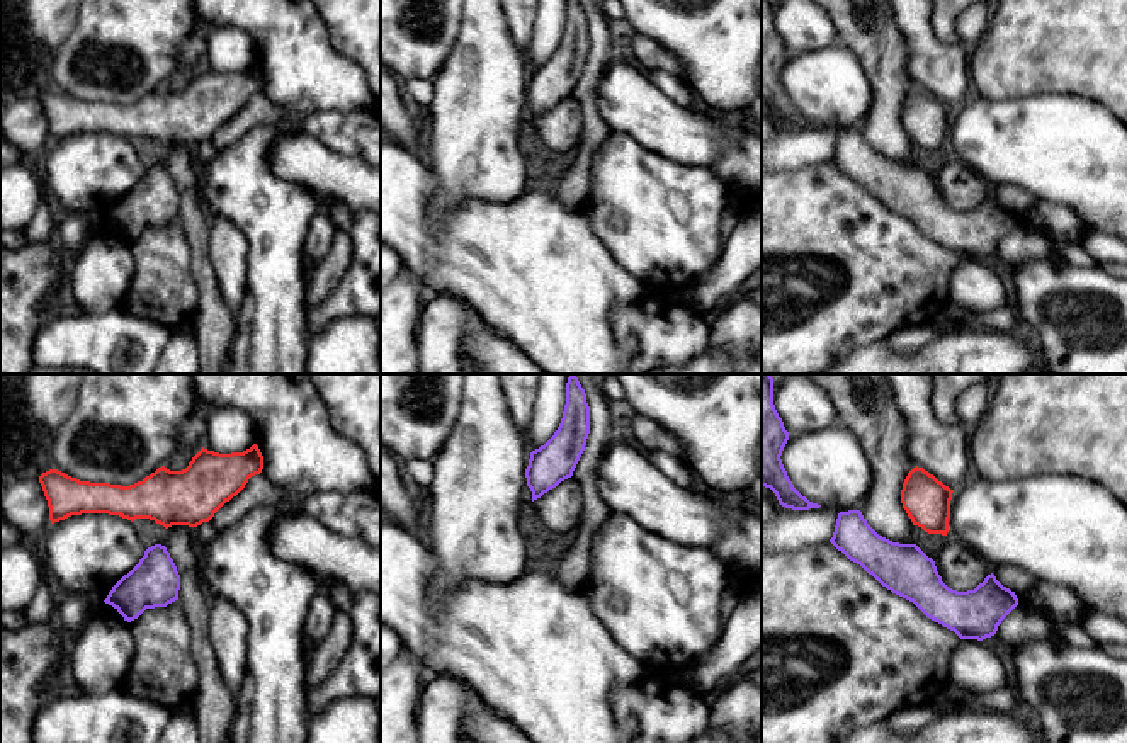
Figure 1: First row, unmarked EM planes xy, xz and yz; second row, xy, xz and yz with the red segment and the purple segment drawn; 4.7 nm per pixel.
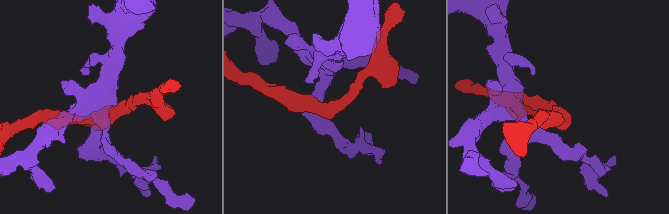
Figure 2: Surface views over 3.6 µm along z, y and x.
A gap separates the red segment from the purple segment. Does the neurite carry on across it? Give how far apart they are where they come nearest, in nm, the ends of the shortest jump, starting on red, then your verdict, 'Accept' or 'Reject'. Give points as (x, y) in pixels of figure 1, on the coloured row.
Distance 80 nm. Across: yz (925, 531), (915, 544). Reject

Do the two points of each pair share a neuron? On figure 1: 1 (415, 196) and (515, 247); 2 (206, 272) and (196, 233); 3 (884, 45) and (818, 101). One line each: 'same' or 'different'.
1: same
2: same
3: different

